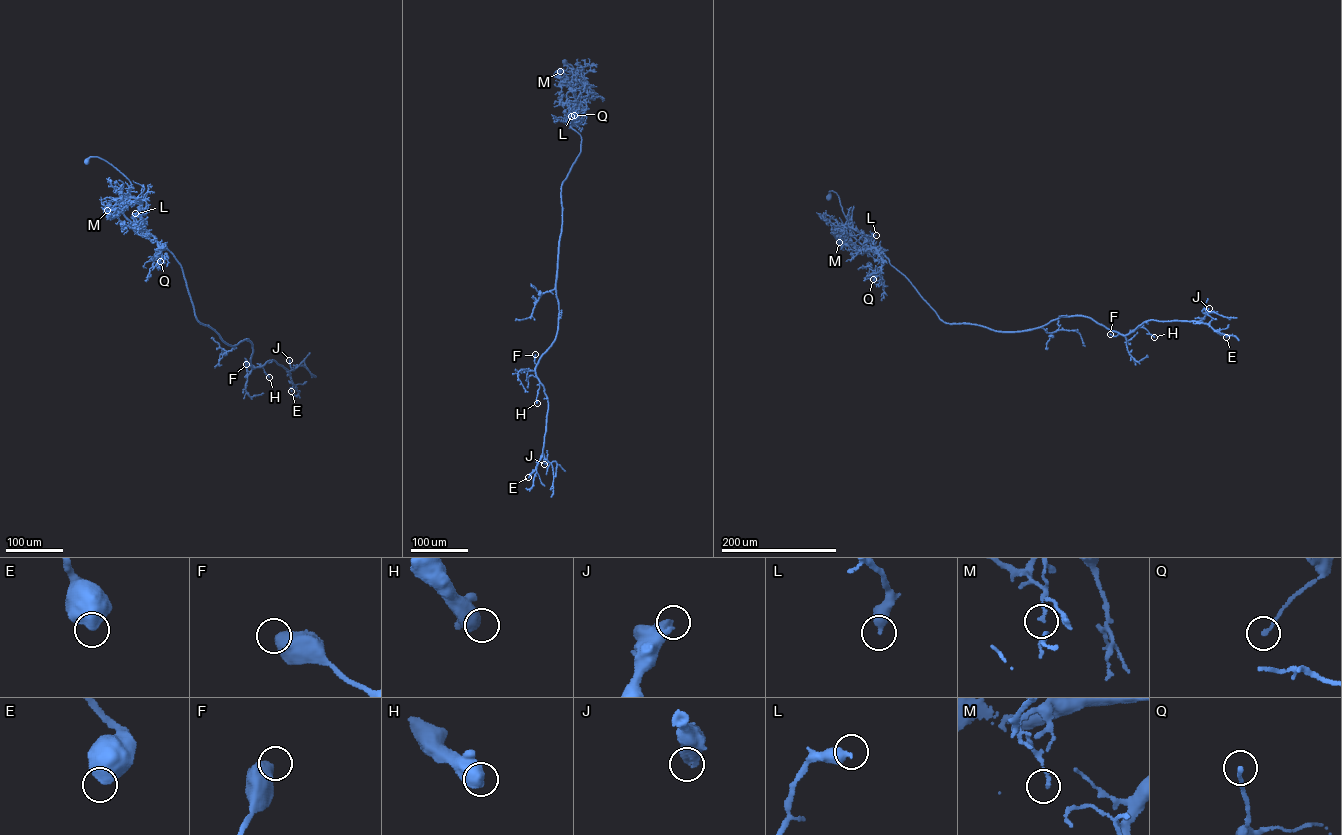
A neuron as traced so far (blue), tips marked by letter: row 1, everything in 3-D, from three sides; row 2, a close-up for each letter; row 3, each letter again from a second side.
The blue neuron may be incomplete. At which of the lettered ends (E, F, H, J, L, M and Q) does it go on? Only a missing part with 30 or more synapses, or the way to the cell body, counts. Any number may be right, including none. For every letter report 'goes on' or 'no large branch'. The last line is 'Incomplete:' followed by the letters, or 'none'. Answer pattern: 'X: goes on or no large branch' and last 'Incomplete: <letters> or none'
E: no large branch
F: no large branch
H: no large branch
J: goes on
L: no large branch
M: no large branch
Q: no large branch
Incomplete: J

